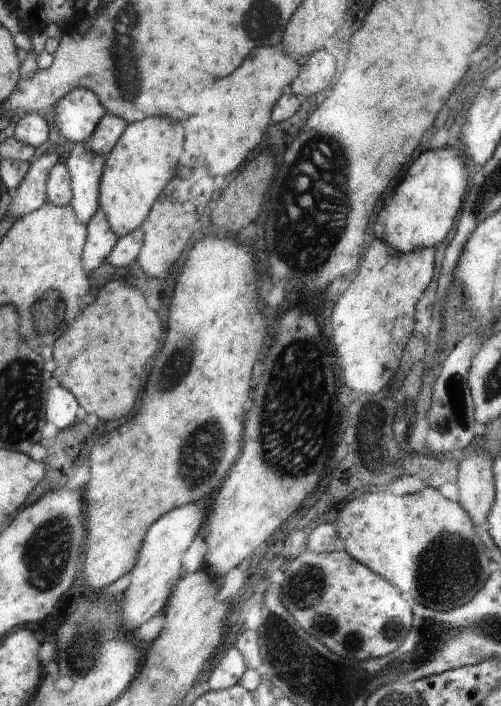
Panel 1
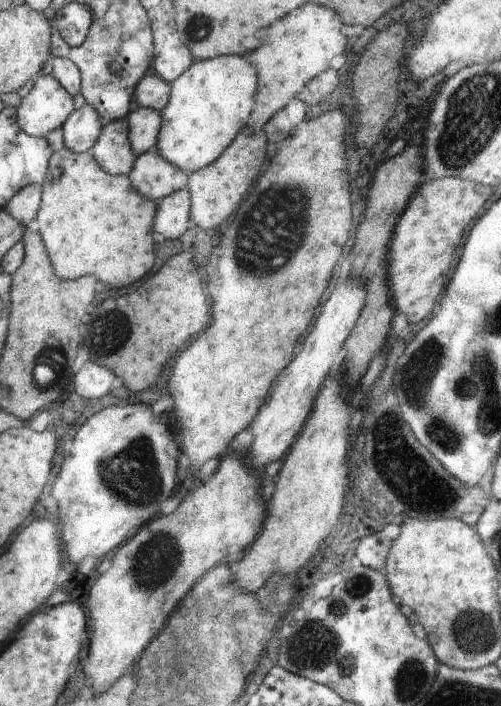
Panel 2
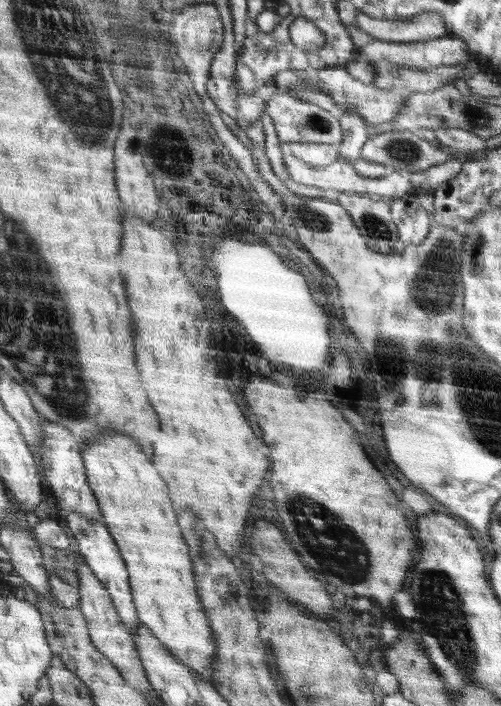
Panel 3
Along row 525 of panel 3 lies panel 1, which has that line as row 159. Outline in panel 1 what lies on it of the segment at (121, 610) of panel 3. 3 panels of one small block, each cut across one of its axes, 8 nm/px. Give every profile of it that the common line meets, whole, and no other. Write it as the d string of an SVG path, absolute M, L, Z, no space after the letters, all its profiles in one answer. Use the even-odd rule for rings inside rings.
M86 141L76 143L66 160L73 178L73 200L70 206L85 223L101 208L101 178L106 162L107 156L93 152Z

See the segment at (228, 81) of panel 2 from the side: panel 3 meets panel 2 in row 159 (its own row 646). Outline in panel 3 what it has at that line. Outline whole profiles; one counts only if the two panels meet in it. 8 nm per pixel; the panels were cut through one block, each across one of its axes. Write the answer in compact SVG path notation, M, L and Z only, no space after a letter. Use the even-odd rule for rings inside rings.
M122 434L104 436L98 444L96 440L81 446L82 459L85 460L86 476L90 487L101 505L104 524L108 526L121 555L128 565L129 582L132 584L133 600L136 602L138 618L152 636L156 636L162 646L190 670L194 670L202 679L211 682L212 664L216 658L216 639L210 628L210 619L204 613L192 572L190 550L182 538L182 530L176 522L176 512L172 500L168 498L168 488L158 476L158 470L152 466L148 456L140 450L136 442Z

